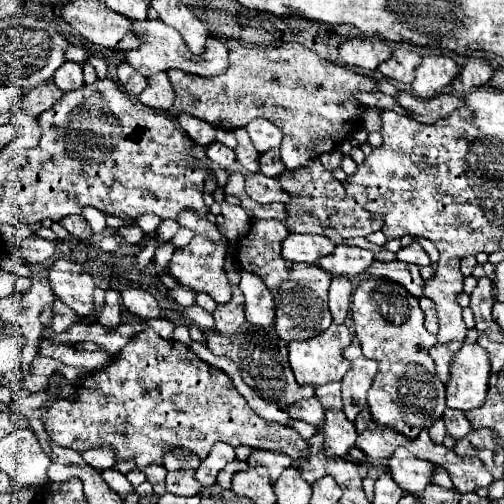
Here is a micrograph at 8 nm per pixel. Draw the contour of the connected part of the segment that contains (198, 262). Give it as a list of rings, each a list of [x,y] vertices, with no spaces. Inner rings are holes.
[[[196,235],[186,247],[178,247],[170,259],[168,271],[170,275],[184,287],[190,287],[194,291],[208,293],[216,303],[228,303],[232,299],[232,289],[224,271],[224,257],[226,257],[226,243],[224,241],[212,241],[204,235]]]

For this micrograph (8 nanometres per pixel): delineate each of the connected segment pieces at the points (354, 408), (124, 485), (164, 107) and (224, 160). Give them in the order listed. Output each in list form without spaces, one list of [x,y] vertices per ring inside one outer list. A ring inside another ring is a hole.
[[[356,339],[342,351],[342,355],[350,361],[350,371],[340,381],[342,401],[344,401],[342,411],[350,421],[354,421],[356,415],[366,407],[366,393],[372,387],[372,381],[378,371],[378,363],[362,355],[360,343]]]
[[[116,467],[112,469],[106,469],[106,471],[100,471],[102,479],[110,485],[110,489],[114,489],[118,495],[128,495],[128,493],[134,493],[134,487],[130,485],[130,481],[126,479],[124,473],[120,473]]]
[[[156,73],[152,77],[148,77],[148,87],[142,91],[142,95],[138,97],[140,103],[160,109],[160,111],[168,111],[174,103],[174,91],[168,83],[166,73]]]
[[[218,141],[212,143],[212,145],[206,149],[206,153],[208,153],[208,157],[210,157],[214,163],[218,163],[222,169],[228,169],[228,167],[236,161],[234,151],[232,151],[230,147],[218,143]]]

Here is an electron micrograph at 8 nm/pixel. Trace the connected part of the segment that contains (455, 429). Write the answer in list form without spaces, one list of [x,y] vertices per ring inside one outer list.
[[[446,409],[444,415],[442,415],[444,423],[446,423],[446,435],[454,437],[454,439],[460,439],[466,435],[466,431],[472,431],[472,427],[468,425],[468,421],[464,419],[464,413],[462,411],[456,411],[456,409]]]

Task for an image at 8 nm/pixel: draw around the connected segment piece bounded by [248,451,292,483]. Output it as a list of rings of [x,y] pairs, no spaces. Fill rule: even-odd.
[[[252,451],[252,455],[248,457],[250,465],[264,465],[270,473],[272,483],[278,479],[278,475],[292,463],[292,459],[288,459],[288,455],[276,455],[274,451]]]

